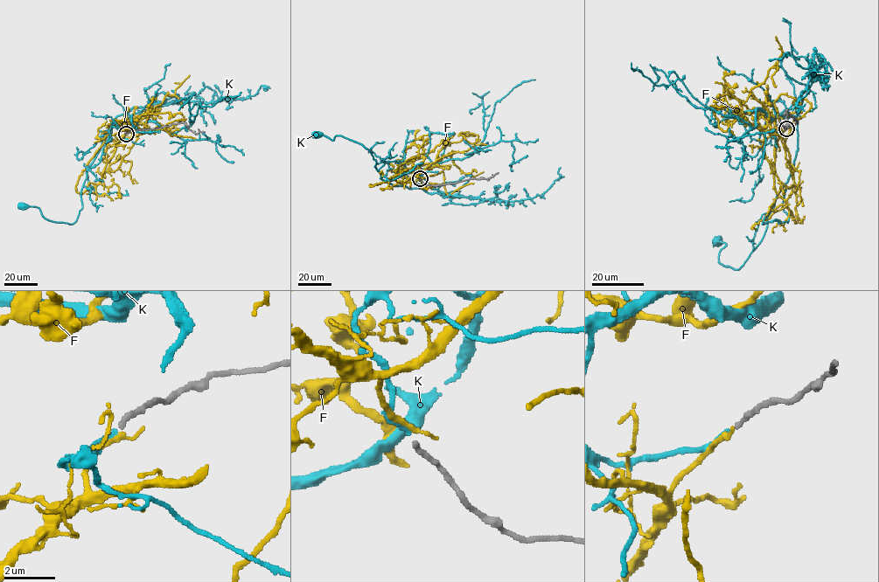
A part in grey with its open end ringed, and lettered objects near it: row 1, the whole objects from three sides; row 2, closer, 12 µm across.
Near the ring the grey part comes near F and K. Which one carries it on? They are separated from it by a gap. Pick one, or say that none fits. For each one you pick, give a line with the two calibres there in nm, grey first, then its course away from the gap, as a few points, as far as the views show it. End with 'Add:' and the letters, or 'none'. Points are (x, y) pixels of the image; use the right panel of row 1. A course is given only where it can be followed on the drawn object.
K: 200/220 nm | via (785, 129), (772, 119), (797, 119), (796, 155), (760, 244), (735, 269), (715, 239)
Add: K

